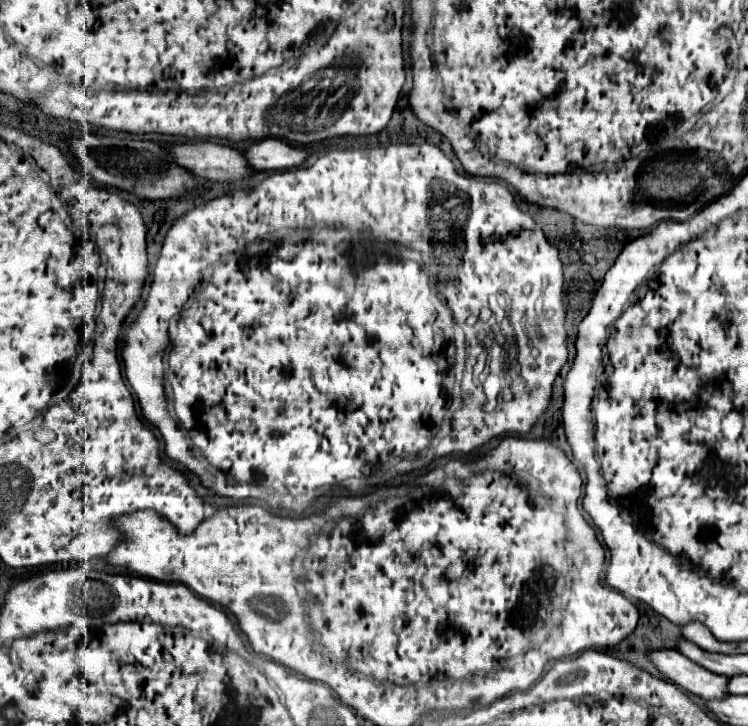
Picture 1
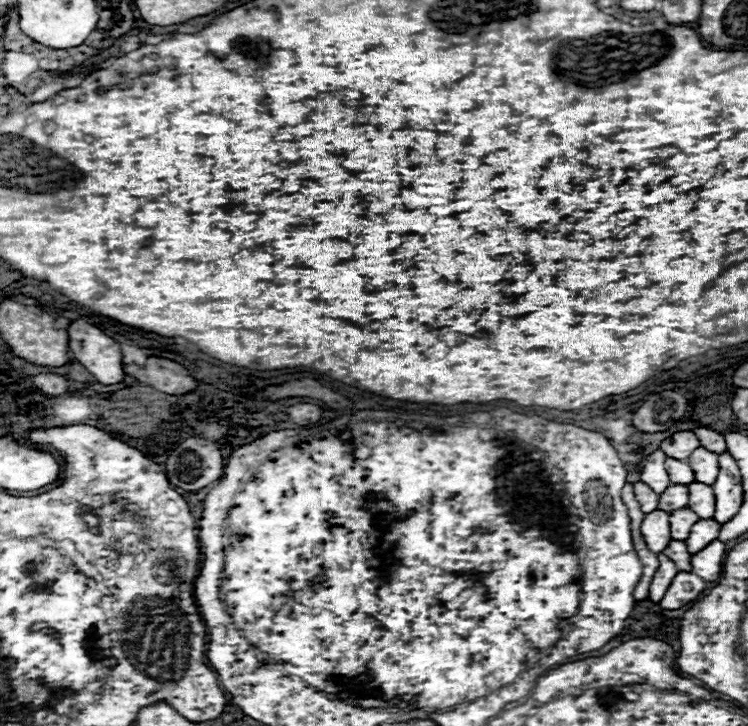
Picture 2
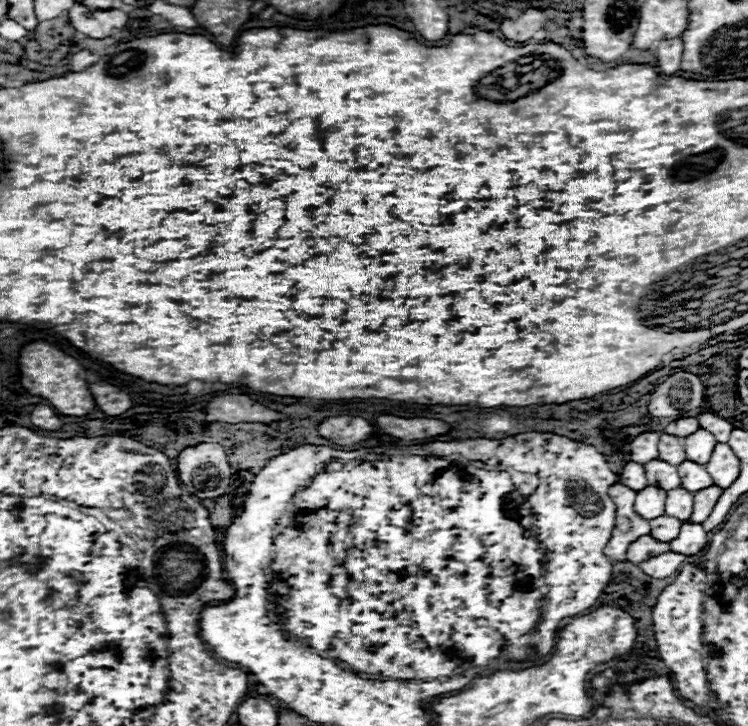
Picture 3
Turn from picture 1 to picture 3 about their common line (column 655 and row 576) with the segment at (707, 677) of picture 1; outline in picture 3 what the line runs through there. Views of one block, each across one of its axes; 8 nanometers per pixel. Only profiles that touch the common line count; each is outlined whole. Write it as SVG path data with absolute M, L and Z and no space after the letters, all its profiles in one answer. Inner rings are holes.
M664 552L664 554L658 554L658 556L652 556L644 562L640 562L638 566L652 578L666 578L670 574L674 574L680 564L684 562L684 554L676 554L676 552Z

